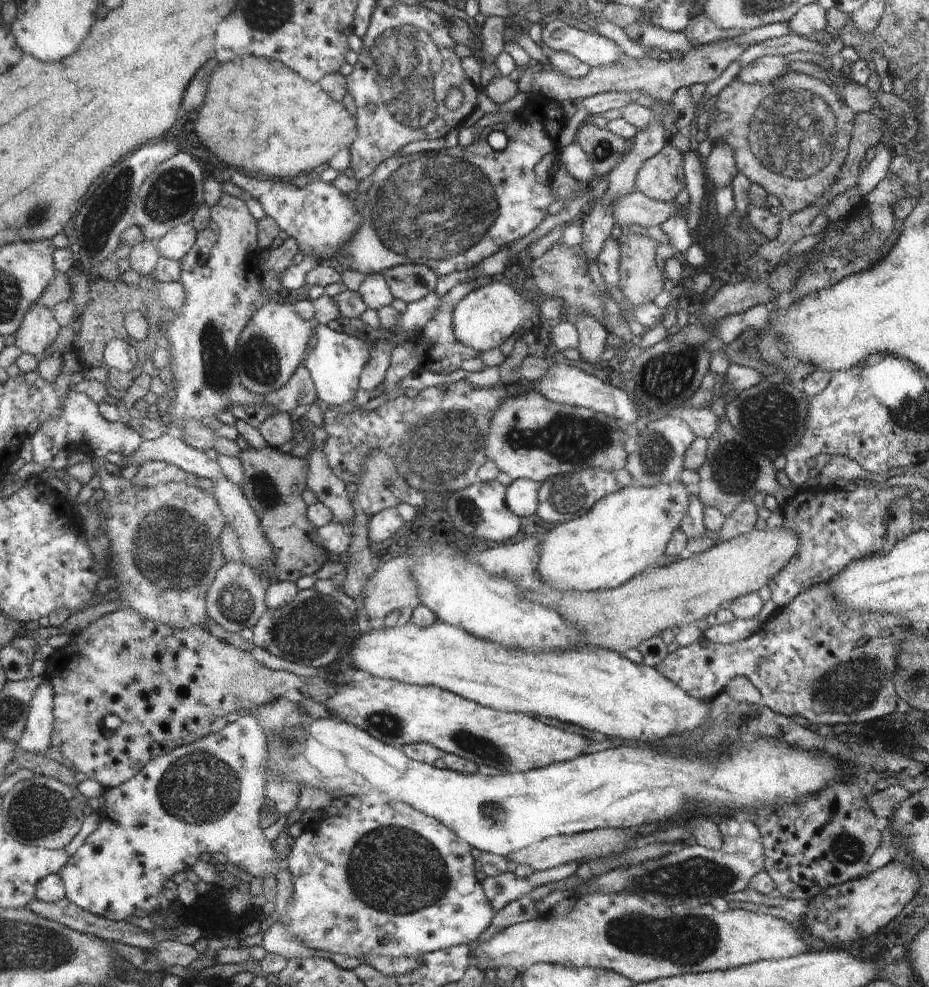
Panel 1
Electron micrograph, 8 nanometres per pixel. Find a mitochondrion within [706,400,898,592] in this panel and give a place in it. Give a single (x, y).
(734, 467)

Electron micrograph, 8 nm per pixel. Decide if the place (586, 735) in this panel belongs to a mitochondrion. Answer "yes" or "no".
no

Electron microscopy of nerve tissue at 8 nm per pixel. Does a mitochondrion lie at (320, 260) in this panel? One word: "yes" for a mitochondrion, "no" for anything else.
no

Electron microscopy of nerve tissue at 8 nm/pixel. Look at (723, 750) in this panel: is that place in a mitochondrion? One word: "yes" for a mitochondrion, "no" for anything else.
no

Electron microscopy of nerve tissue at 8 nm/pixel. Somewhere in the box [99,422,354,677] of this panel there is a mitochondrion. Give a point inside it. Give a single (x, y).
(172, 548)

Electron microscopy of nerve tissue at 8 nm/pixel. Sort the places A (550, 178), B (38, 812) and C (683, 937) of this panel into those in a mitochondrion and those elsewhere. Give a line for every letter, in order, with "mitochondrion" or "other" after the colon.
A: other
B: mitochondrion
C: mitochondrion

